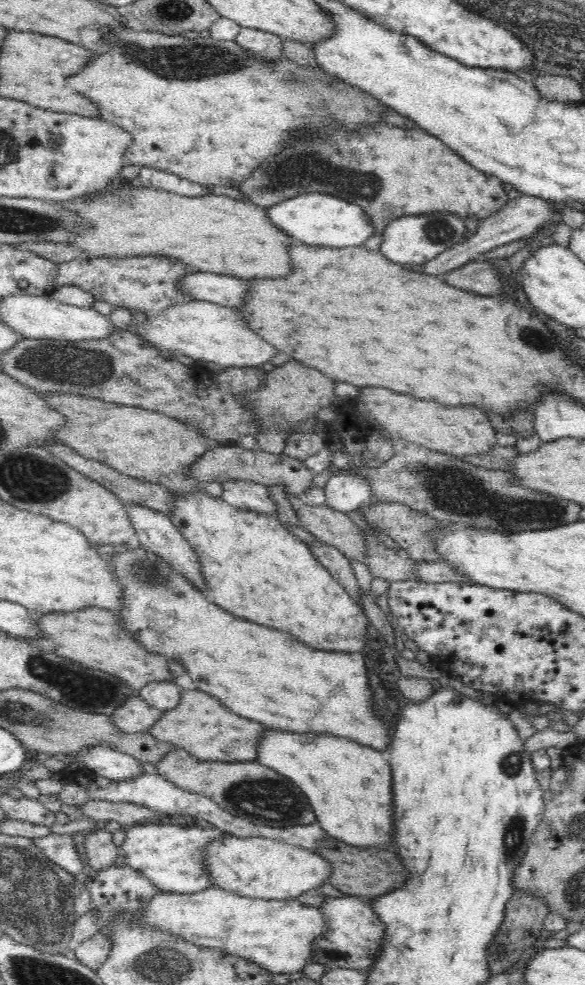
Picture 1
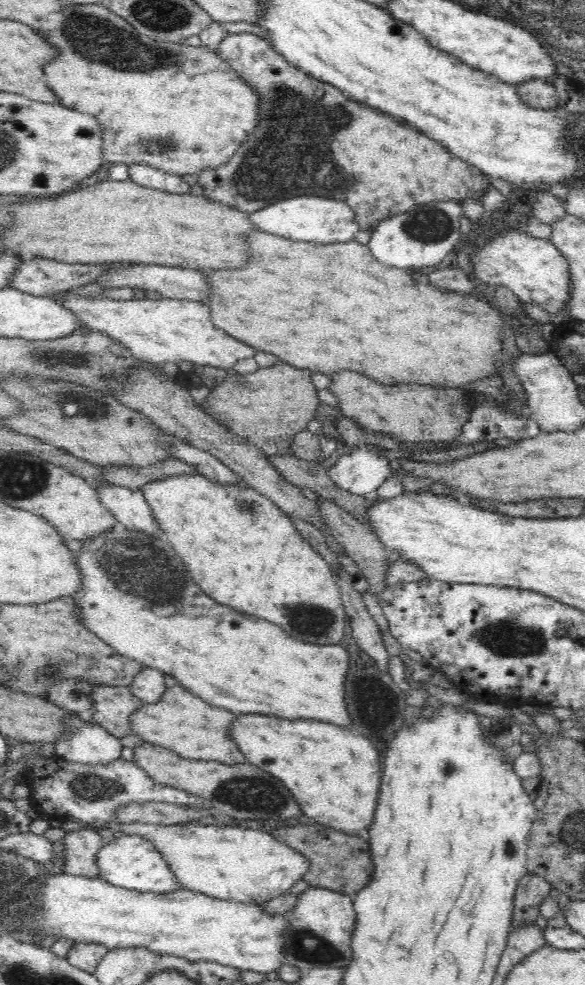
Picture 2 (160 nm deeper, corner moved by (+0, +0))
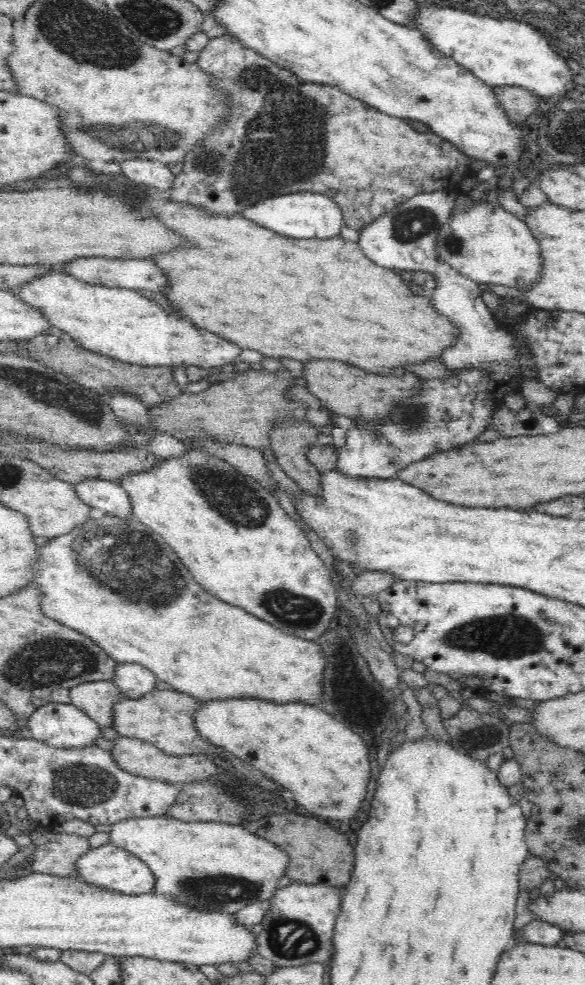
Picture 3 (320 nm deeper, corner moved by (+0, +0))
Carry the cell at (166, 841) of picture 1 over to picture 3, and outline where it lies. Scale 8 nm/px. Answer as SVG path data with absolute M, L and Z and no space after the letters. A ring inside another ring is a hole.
M112 842L91 848L86 854L82 854L78 860L78 874L75 876L80 876L100 887L110 887L112 890L133 895L154 893L156 886L156 873L150 869L150 865L132 851Z

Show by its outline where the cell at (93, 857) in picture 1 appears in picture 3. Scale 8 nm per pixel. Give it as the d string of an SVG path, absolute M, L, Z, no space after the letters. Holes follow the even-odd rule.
M30 831L36 846L30 857L32 872L72 877L78 874L78 860L90 850L90 840L81 834Z

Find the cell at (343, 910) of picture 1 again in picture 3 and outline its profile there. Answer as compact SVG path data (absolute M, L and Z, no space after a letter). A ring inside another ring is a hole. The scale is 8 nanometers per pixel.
M291 882L272 896L270 912L259 923L258 951L277 967L298 968L334 958L334 926L342 912L343 890L323 884Z

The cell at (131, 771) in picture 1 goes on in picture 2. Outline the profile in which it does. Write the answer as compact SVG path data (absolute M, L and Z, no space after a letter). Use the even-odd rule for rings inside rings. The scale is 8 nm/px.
M82 717L66 720L66 736L54 744L56 754L76 764L108 766L122 758L122 743L99 723L93 724Z

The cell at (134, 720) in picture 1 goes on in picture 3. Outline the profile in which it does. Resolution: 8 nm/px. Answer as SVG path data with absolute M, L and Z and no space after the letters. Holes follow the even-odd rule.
M98 680L70 688L71 704L85 712L102 728L114 727L114 704L125 698L113 681Z

